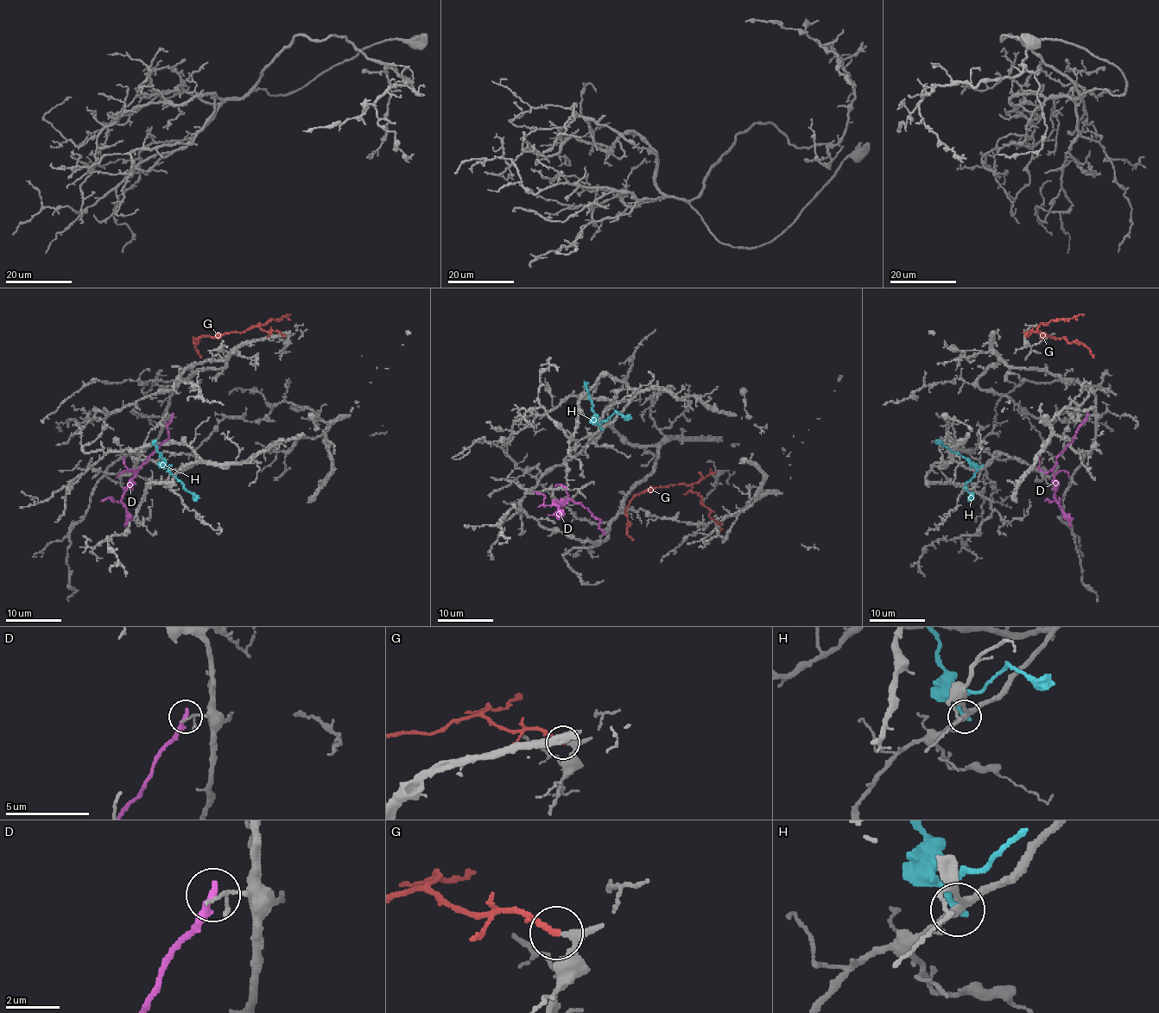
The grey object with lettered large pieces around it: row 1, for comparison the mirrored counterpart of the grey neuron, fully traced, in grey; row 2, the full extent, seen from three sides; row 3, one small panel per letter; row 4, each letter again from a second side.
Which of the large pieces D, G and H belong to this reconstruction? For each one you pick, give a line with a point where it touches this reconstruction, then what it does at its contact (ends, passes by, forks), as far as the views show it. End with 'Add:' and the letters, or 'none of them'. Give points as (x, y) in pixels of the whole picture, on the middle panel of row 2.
G: Touches grey at (716, 471). It ends there
Add: G

